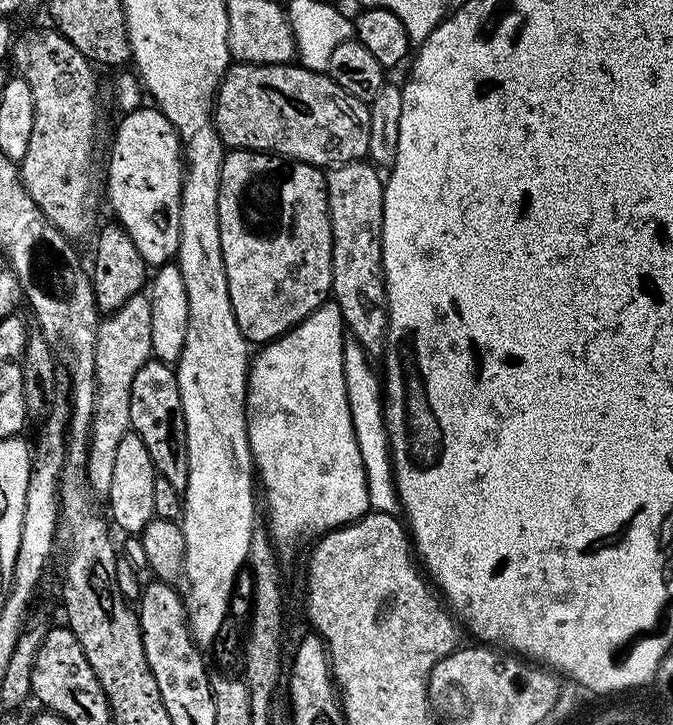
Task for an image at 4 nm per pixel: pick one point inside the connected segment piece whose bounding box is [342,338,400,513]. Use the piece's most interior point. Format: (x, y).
(363, 387)

